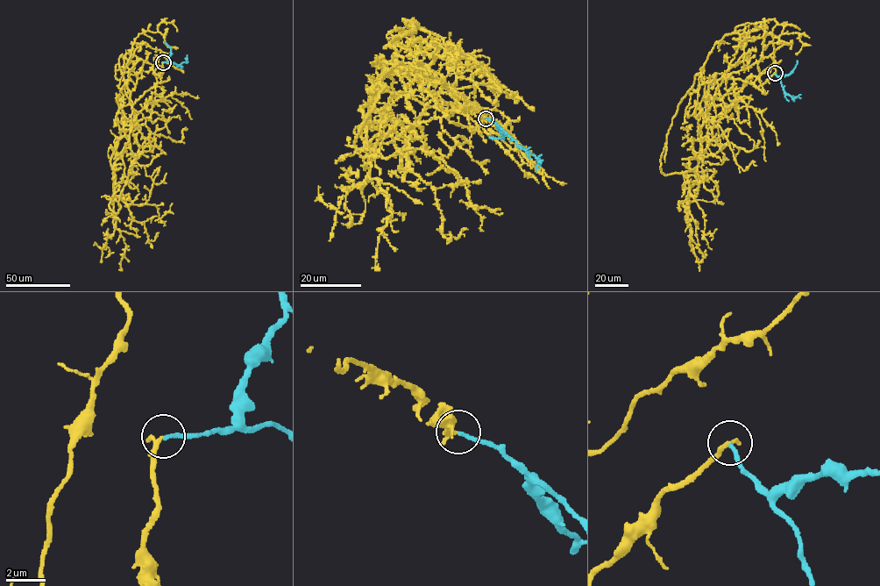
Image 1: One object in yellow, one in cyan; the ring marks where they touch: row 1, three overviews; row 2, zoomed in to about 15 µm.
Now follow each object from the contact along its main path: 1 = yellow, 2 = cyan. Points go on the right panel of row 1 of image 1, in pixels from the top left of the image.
1: (775, 73), (757, 87), (724, 74), (698, 166), (662, 172), (681, 99), (747, 23), (765, 24), (762, 93)
2: (775, 73), (785, 93), (792, 98), (801, 95)

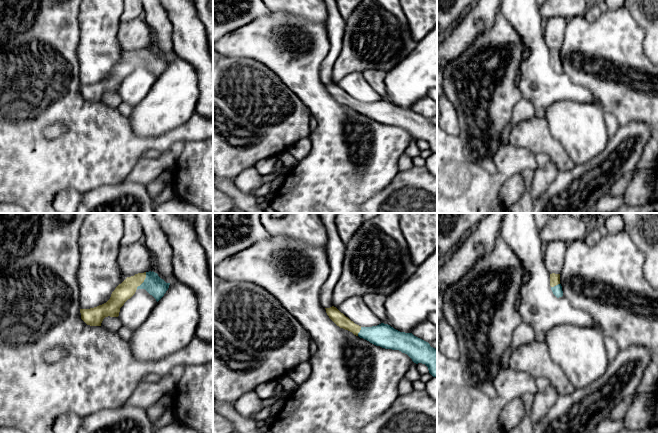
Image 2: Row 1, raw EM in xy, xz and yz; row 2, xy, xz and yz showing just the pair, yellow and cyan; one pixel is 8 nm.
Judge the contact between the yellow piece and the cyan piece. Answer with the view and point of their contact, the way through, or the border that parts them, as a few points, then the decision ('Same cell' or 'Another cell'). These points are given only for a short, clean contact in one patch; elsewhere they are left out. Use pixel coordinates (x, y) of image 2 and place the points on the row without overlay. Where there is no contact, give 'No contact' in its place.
Touches yellow at xy (143, 57). Path across: xy (124, 67), (131, 60), (143, 57), (150, 57), (153, 60). Same cell

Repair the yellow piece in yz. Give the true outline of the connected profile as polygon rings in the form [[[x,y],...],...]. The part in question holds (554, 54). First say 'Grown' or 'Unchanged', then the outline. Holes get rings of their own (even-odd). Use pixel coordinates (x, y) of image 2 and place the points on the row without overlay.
Grown. [[[550,50],[550,62],[553,70],[557,74],[563,72],[562,62],[560,60],[560,50]]]

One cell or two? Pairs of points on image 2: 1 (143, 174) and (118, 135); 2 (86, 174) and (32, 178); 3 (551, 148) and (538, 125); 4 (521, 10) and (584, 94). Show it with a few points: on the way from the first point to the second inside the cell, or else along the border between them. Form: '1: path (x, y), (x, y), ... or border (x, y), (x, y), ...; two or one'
1: border (140, 158), (123, 181); two
2: path (73, 174), (45, 174); one
3: path (545, 142), (538, 135), (538, 131); one
4: path (532, 35), (539, 52), (539, 65), (559, 85); one

